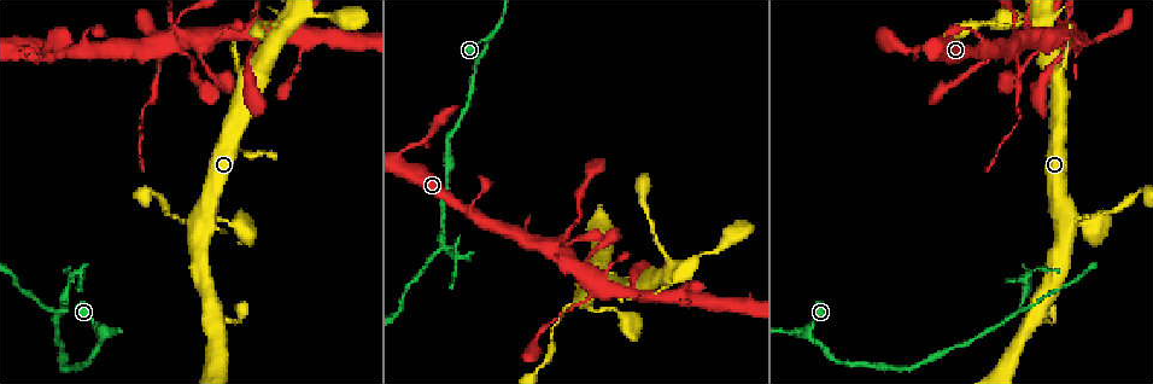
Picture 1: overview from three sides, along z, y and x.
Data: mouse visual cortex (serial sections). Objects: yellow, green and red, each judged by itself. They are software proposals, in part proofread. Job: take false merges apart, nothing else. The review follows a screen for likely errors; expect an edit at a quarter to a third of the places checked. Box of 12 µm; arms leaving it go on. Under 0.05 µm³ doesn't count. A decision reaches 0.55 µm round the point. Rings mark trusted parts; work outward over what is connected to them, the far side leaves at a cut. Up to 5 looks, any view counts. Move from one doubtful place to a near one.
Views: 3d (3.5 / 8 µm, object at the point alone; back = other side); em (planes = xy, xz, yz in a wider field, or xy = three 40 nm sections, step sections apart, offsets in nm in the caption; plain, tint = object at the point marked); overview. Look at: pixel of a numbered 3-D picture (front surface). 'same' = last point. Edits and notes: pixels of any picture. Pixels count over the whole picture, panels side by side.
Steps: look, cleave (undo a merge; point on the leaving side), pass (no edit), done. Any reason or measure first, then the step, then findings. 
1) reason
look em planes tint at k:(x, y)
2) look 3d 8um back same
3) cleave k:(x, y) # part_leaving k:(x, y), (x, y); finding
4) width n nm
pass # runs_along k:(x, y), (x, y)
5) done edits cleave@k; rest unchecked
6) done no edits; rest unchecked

abrupt turn
look 3d 3.5um at 1:(808, 337)

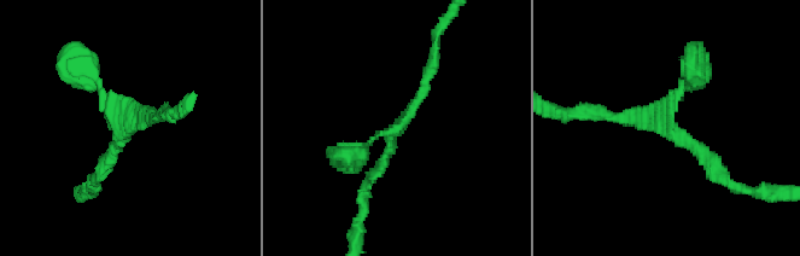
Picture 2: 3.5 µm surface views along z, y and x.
arm_widths 200, 200 nm
look em planes tint at 2:(122, 128)

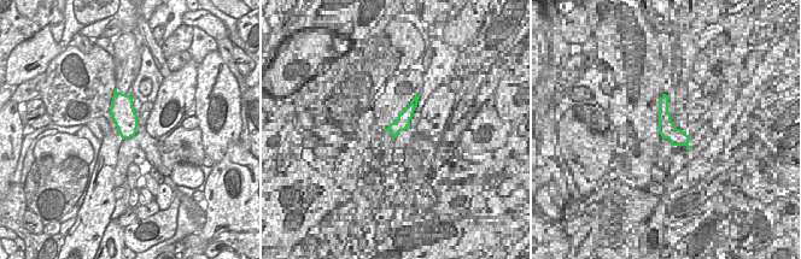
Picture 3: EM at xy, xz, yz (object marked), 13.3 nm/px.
pass # runs_along 2:(695, 70), (670, 108), (670, 131), (723, 179); all the same cell

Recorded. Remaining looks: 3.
branch point
look 3d 3.5um at 1:(441, 248)

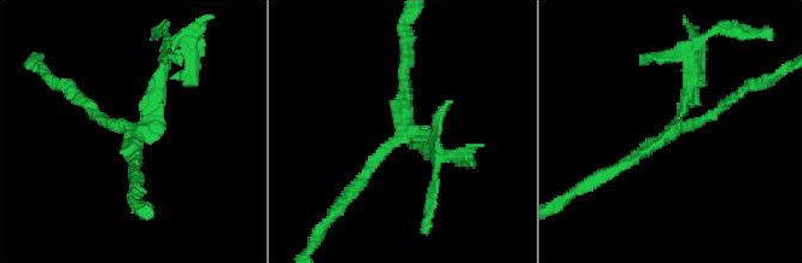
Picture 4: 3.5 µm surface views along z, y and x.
arms 3; arm_widths 150, 150, 200 nm
look em planes tint at 4:(669, 135)

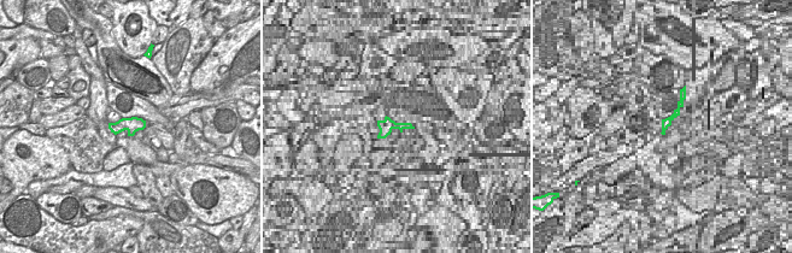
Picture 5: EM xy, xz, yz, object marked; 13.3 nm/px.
another direction
look em xy step 2 tint same

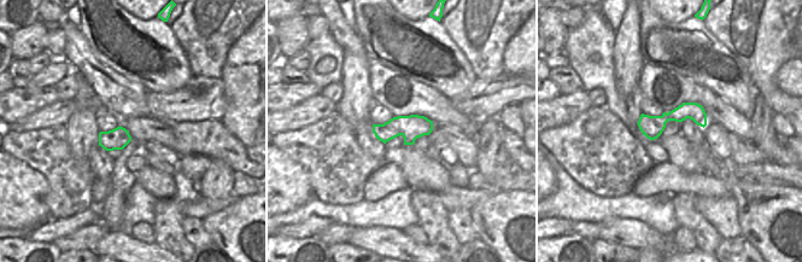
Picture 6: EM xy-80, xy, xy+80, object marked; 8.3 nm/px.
cleave 4:(157, 83) # part_leaving 4:(142, 127), (168, 46), (189, 50); a second cell is stuck on

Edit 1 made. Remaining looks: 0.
done edits cleave@4; rest unchecked

